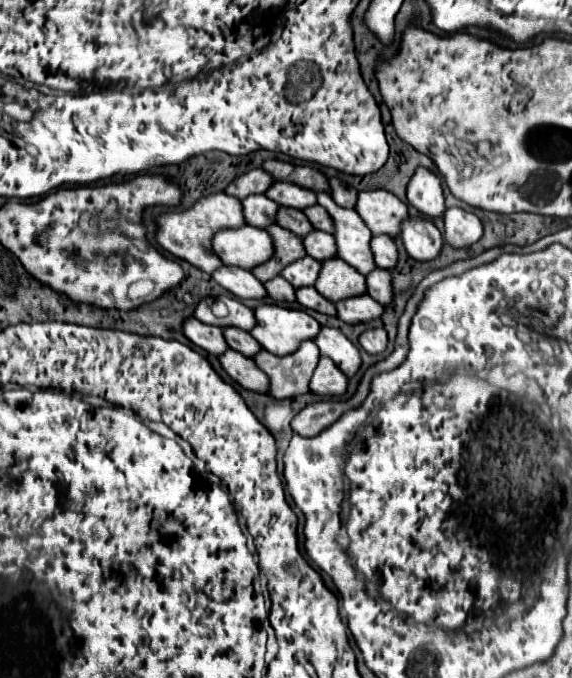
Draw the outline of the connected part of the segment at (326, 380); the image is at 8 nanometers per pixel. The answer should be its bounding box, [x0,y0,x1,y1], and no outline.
[311,357,349,397]

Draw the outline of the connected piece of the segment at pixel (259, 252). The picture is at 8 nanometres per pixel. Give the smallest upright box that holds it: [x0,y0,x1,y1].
[213,225,271,271]

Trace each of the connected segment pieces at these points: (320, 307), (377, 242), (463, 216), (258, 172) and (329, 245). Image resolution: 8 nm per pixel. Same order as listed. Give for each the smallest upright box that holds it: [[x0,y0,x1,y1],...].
[[297,287,337,317],[371,237,397,269],[445,209,483,247],[225,169,273,199],[303,231,335,261]]

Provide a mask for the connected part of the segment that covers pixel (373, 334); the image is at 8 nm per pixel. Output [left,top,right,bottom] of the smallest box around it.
[359,327,387,355]

